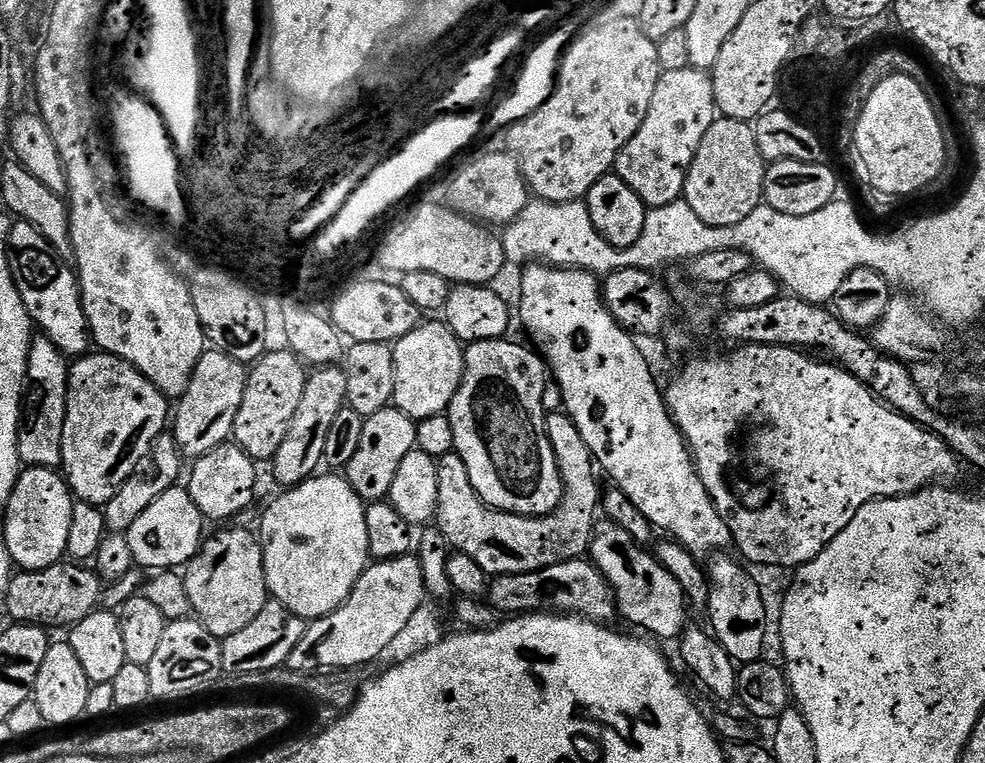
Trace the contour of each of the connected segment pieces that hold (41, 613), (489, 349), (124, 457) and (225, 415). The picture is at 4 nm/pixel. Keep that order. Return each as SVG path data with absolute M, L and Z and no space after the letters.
M61 562L46 570L17 571L7 585L6 607L17 624L38 624L45 630L76 624L91 612L97 611L102 581L91 567L80 562Z
M501 338L467 345L464 377L446 415L454 426L454 450L466 462L472 489L485 504L499 512L517 512L519 516L548 516L564 497L564 480L556 463L556 450L548 437L544 412L544 391L548 384L550 388L550 372L535 351L532 353L510 341Z
M92 355L79 357L68 370L62 472L77 501L103 506L147 458L152 443L165 435L170 424L170 400L133 364L117 356Z
M215 348L207 349L195 364L190 386L186 394L179 397L178 408L172 418L172 435L177 446L191 459L209 453L218 445L225 443L231 436L234 418L245 393L247 367Z

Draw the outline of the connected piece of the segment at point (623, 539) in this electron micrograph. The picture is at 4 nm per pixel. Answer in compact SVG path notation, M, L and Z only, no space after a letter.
M607 518L601 519L592 532L590 559L596 569L610 582L616 595L616 607L641 633L660 640L679 641L684 635L690 605L682 586L645 545L630 536L620 525Z

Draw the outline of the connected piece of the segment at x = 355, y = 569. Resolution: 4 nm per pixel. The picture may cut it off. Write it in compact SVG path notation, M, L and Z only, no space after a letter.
M317 474L294 488L281 491L281 496L265 510L258 531L258 539L264 547L264 573L269 593L306 622L329 616L343 604L370 563L365 501L360 499L343 475L328 475L332 476Z

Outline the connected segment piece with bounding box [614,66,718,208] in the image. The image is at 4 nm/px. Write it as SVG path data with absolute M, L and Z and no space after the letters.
M690 66L686 70L661 72L658 86L654 86L650 110L646 110L646 118L642 126L638 126L638 134L634 134L618 154L615 175L620 176L648 208L666 206L681 199L694 154L698 154L698 146L702 146L706 130L710 130L717 119L714 86L705 69Z

